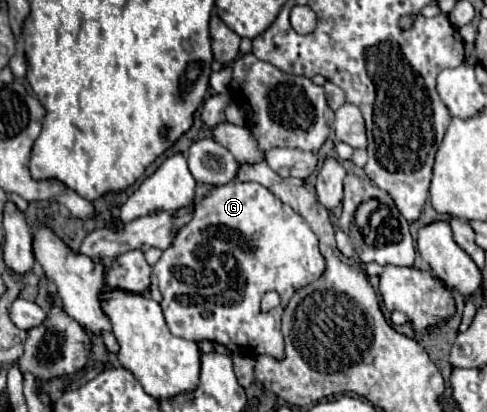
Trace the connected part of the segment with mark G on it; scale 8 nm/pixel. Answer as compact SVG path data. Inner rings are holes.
M231 181L211 189L201 199L195 207L193 219L179 229L171 247L153 266L153 275L163 295L161 307L173 335L189 341L215 341L227 347L227 351L245 357L269 355L273 359L283 359L285 345L281 335L281 313L291 295L303 285L317 281L325 269L327 263L319 251L319 239L297 211L281 203L259 183ZM267 291L277 291L281 305L265 313L261 311L261 297Z

